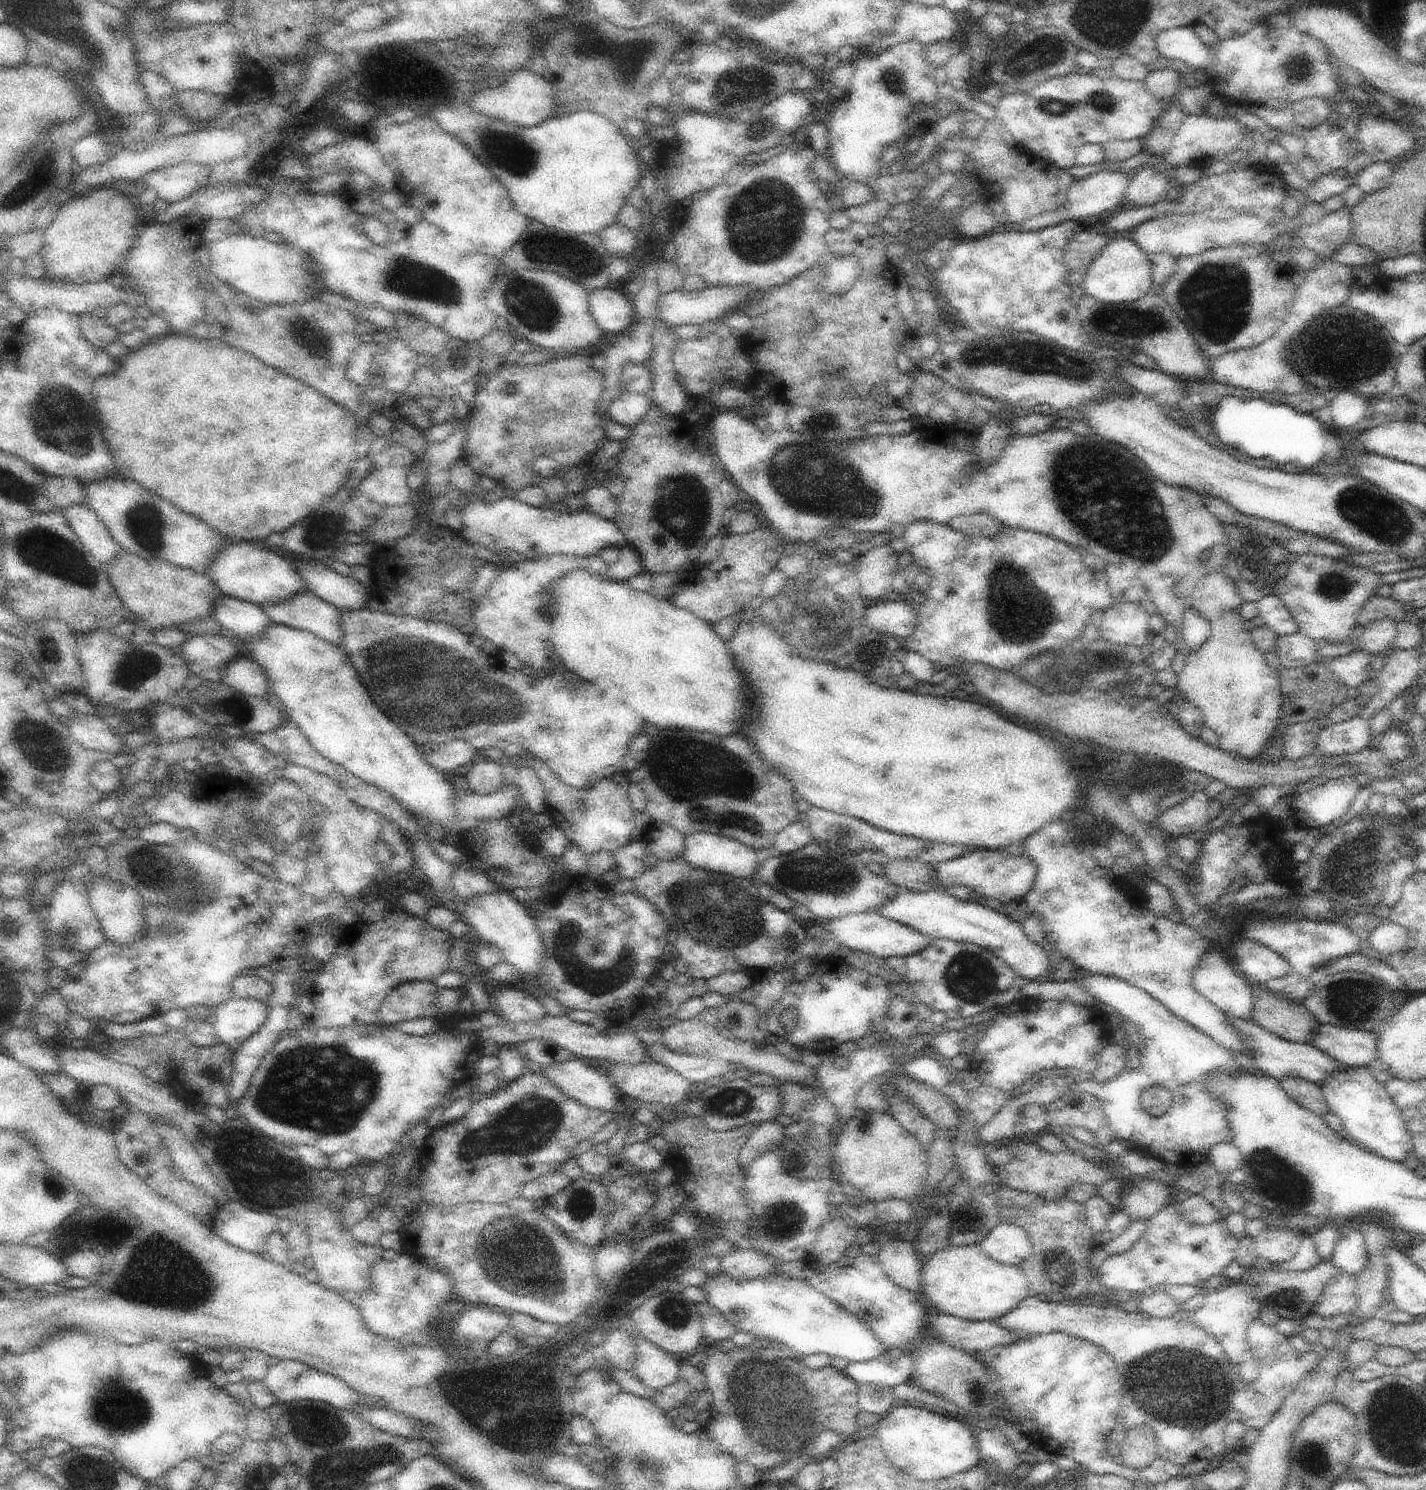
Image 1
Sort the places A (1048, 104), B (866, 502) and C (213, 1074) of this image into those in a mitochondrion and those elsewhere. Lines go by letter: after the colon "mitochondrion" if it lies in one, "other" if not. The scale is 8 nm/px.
A: mitochondrion
B: mitochondrion
C: mitochondrion

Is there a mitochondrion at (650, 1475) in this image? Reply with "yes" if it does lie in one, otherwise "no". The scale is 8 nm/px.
yes

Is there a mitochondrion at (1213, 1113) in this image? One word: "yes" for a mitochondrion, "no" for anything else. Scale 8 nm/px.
yes

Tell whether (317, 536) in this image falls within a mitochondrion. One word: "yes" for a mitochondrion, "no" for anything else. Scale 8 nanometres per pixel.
yes

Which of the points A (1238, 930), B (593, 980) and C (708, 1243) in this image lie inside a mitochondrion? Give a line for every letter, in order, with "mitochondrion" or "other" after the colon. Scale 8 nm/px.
A: other
B: mitochondrion
C: other

